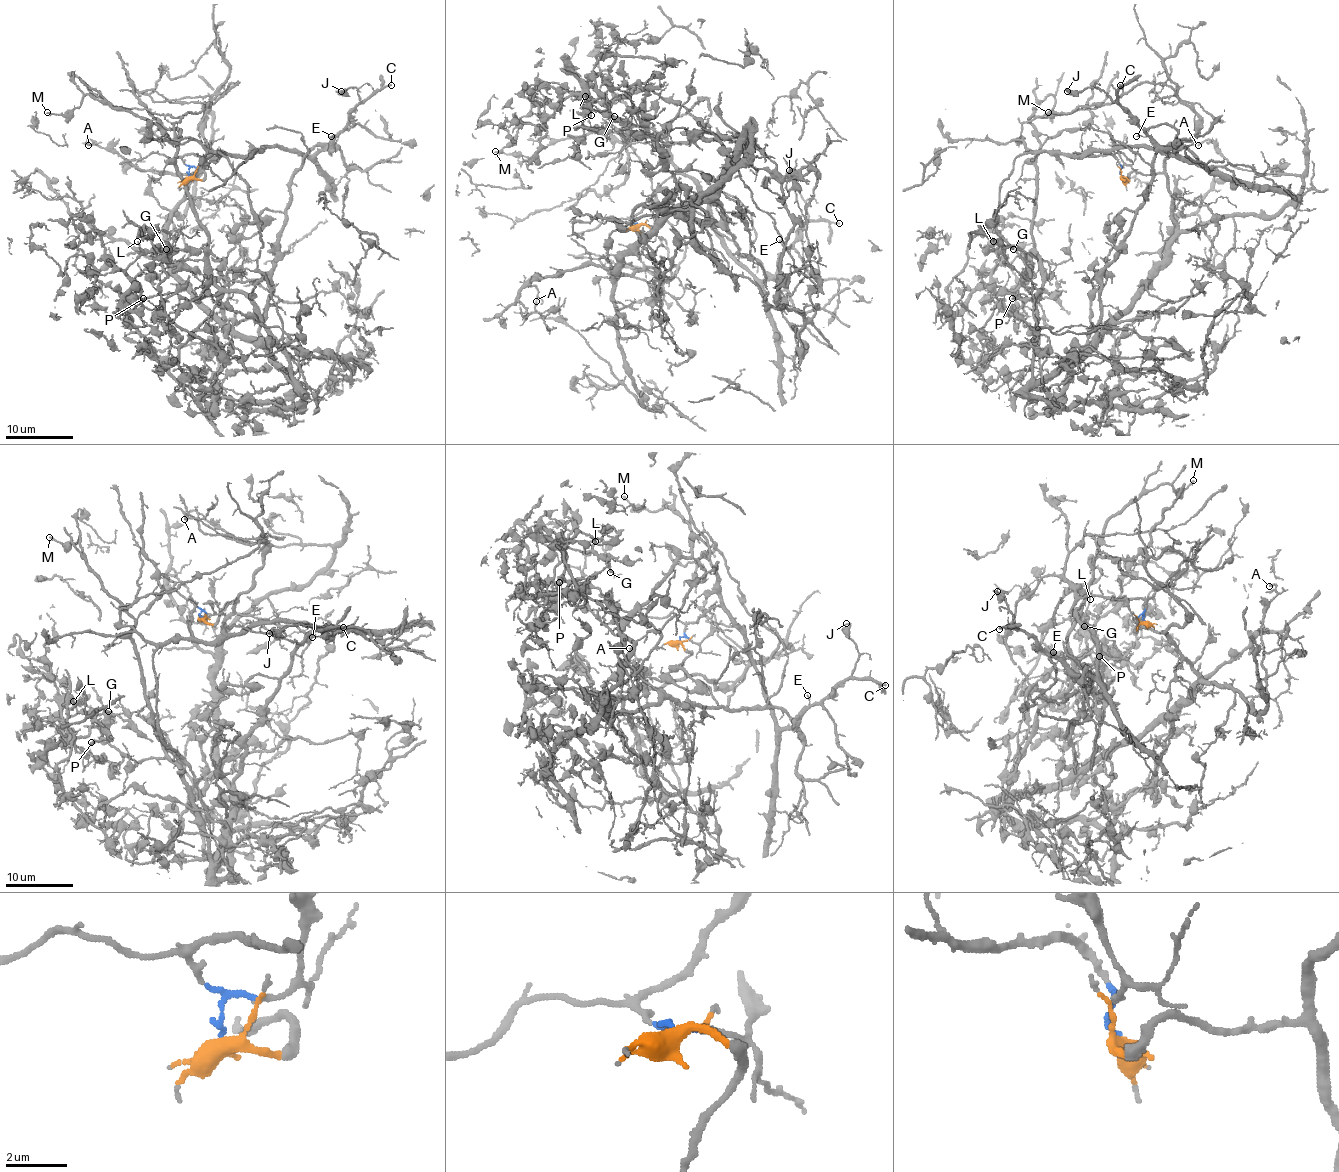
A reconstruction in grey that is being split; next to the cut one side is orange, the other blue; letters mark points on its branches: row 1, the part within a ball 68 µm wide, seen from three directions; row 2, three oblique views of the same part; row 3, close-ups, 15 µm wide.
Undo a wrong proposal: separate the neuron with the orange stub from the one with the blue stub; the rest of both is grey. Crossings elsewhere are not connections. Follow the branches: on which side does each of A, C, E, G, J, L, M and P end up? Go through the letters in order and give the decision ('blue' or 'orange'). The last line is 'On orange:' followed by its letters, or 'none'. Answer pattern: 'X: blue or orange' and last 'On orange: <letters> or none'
A: orange
C: blue
E: blue
G: orange
J: blue
L: orange
M: orange
P: orange
On orange: A, G, L, M, P

